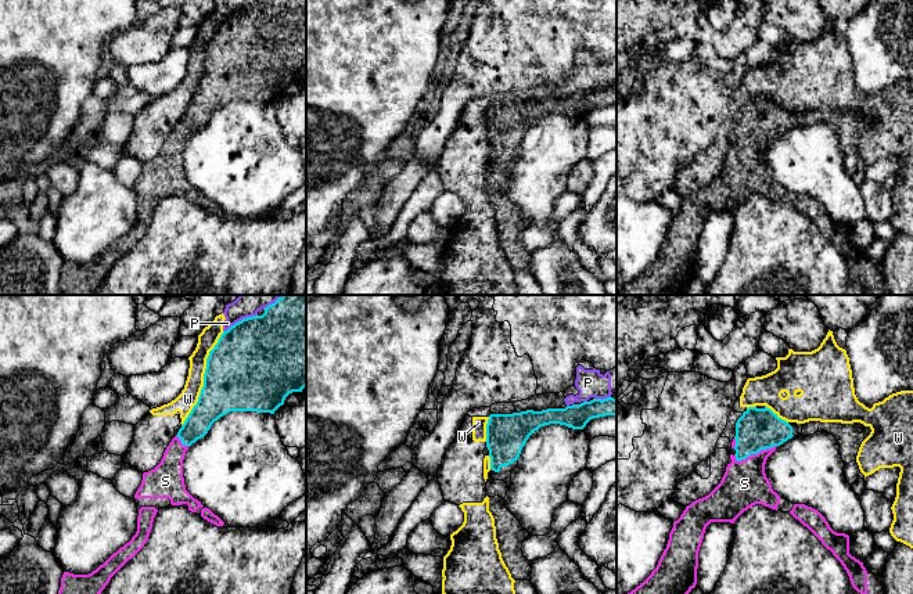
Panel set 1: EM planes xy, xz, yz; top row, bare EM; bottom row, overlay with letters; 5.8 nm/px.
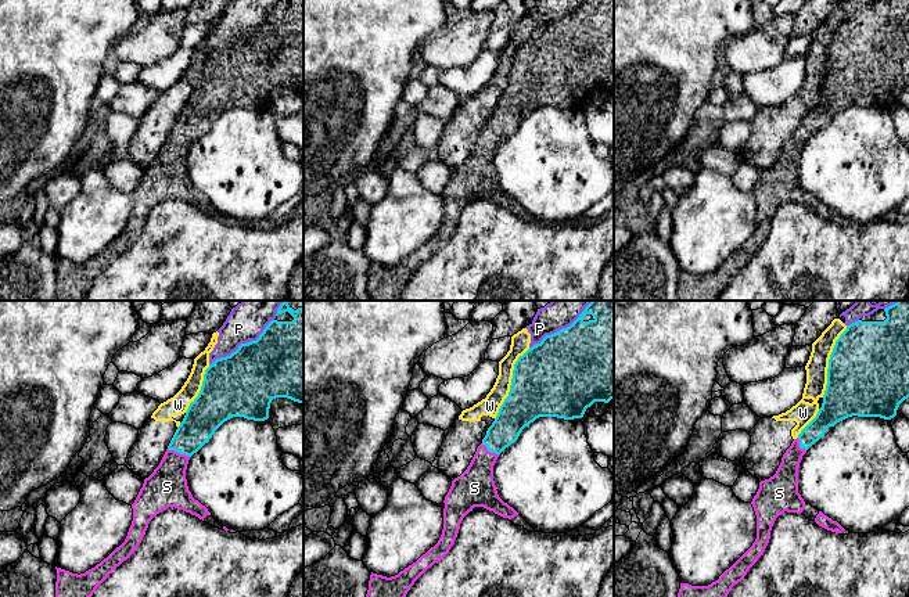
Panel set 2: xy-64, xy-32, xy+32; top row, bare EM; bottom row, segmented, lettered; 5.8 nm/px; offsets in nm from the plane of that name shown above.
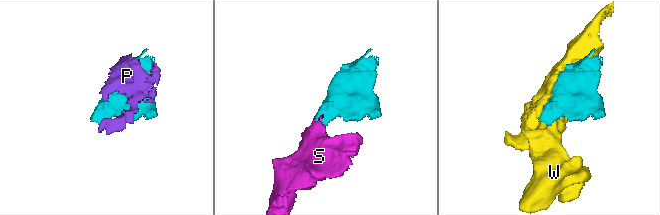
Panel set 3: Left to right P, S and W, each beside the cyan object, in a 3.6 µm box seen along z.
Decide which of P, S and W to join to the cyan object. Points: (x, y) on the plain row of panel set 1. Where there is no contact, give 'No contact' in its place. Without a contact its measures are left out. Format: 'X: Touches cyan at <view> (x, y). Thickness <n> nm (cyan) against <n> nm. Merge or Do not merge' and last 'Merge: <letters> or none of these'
P: Touches cyan at xy (241, 10). Thickness 500 nm (cyan) against 80 nm. Do not merge
S: Touches cyan at yz (755, 143). Thickness 240 nm (cyan) against 260 nm. Merge
W: Touches cyan at xy (204, 68). Thickness 460 nm (cyan) against 110 nm. Do not merge
Merge: S

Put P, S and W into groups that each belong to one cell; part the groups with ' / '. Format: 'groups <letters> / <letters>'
groups P W / S

